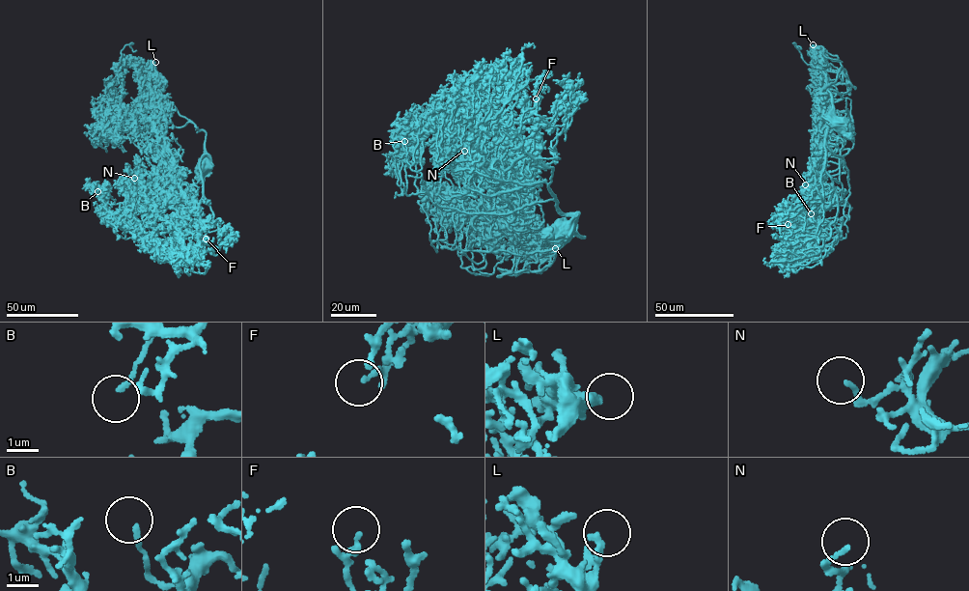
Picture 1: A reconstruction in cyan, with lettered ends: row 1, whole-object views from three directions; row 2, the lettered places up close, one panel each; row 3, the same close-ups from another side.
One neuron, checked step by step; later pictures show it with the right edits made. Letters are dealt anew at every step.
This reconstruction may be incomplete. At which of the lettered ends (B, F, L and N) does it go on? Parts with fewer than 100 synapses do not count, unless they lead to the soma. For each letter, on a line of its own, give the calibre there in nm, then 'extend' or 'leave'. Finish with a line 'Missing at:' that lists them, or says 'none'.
B: 140 nm | leave
F: 140 nm | leave
L: 240 nm | leave
N: 150 nm | leave
Missing at: none

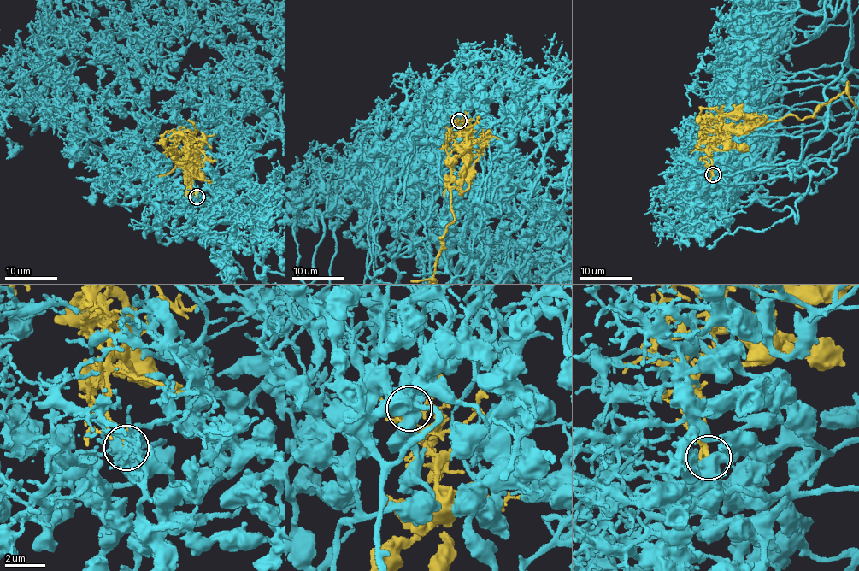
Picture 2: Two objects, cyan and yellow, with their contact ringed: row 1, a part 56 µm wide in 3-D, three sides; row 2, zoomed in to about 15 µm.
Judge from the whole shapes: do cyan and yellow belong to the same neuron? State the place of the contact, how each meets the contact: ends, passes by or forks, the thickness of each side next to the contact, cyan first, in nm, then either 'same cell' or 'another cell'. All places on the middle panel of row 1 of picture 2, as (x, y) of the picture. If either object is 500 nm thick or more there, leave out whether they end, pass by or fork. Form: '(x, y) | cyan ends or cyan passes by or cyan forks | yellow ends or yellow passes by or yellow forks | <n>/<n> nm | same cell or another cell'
(459, 120) | 600/240 nm | same cell

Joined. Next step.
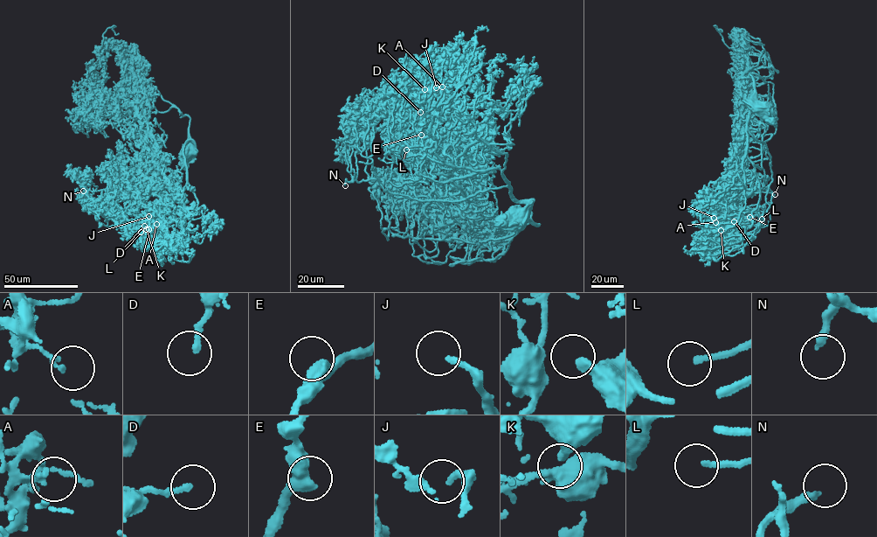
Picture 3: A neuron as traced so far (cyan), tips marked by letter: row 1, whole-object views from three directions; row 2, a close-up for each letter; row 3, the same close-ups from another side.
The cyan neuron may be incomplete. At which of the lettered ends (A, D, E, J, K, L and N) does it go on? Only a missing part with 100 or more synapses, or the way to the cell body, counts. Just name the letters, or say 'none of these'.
N

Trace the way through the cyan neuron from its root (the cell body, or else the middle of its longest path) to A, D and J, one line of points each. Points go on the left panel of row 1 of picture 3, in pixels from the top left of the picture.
A: (189, 149), (189, 141), (183, 148), (187, 184), (165, 212), (156, 204), (159, 217), (151, 223), (156, 224)
D: (189, 149), (189, 141), (183, 148), (187, 184), (181, 194), (165, 212), (156, 204), (159, 217), (144, 226)
J: (189, 149), (189, 141), (181, 194), (165, 212), (156, 204), (159, 213), (148, 216)

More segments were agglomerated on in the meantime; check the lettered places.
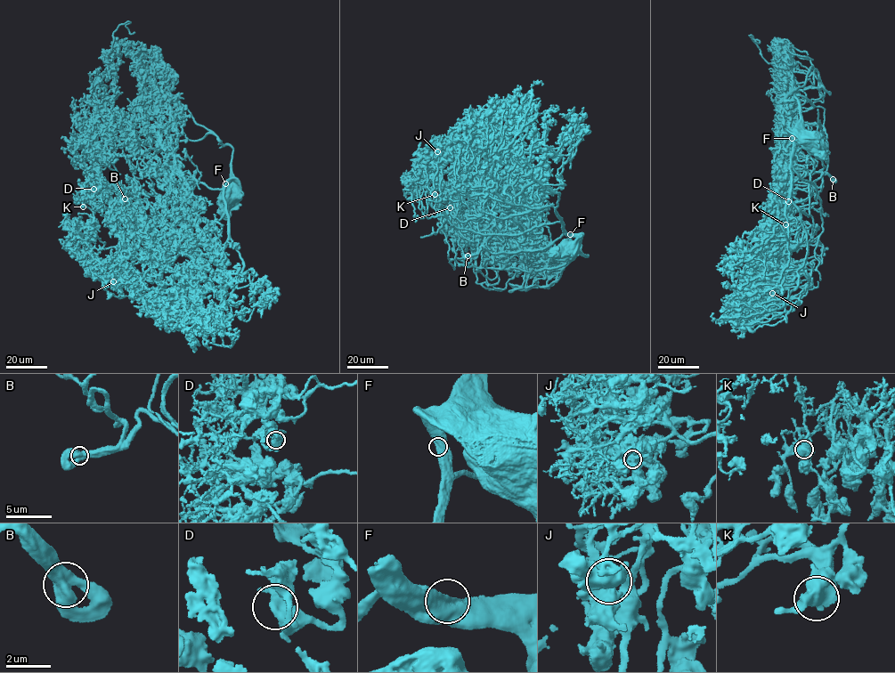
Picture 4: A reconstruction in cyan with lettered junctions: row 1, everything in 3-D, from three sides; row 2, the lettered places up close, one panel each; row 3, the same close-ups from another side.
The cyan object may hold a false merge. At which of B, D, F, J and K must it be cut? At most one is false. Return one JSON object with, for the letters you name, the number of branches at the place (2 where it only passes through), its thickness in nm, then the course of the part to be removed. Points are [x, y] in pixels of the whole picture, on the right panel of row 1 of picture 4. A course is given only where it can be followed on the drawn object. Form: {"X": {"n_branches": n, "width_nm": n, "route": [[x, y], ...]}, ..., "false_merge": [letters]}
{"false_merge": []}

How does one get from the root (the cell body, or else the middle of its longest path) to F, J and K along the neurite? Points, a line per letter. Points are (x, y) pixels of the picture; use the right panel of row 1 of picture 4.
F: (803, 138), (795, 130), (792, 138)
J: (803, 138), (793, 131), (791, 166), (809, 180), (805, 172), (776, 203), (773, 248), (761, 265), (772, 292)
K: (803, 138), (793, 131), (795, 144), (808, 141), (823, 161), (823, 182), (777, 202), (785, 224)

